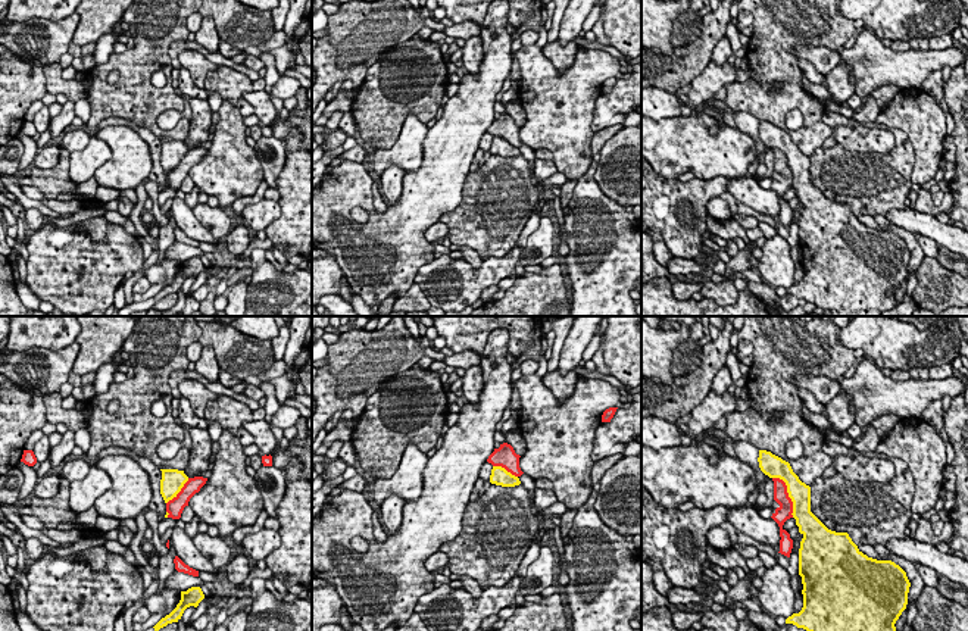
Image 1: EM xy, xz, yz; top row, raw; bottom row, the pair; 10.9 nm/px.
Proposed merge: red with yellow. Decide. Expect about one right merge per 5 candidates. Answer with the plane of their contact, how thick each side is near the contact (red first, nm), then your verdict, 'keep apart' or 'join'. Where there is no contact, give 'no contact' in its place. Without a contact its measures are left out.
yz | 160/240 nm | keep apart

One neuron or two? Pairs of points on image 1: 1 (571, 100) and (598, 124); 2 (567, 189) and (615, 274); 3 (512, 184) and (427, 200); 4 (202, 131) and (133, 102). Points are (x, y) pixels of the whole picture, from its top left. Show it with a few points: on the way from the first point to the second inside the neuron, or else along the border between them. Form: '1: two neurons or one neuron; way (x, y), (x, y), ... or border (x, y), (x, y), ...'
1: two neurons; border (602, 93), (596, 100), (592, 122), (593, 133)
2: two neurons; border (577, 181), (573, 197), (567, 205)
3: two neurons; border (470, 172), (464, 183), (462, 200), (440, 219)
4: two neurons; border (190, 119), (187, 134)

